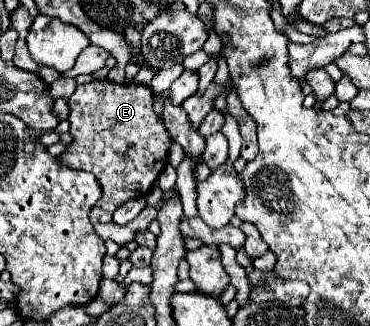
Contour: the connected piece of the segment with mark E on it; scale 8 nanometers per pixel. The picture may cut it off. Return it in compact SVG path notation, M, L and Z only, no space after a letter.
M92 80L88 84L76 86L76 92L68 100L70 114L70 134L74 140L68 144L68 148L56 156L56 160L66 166L66 168L76 168L76 170L88 170L96 174L96 178L104 186L102 198L96 202L96 208L90 210L90 222L112 222L112 214L118 206L122 206L130 198L142 198L146 196L154 182L158 180L160 172L166 166L168 158L168 148L170 148L170 136L164 128L164 124L156 118L152 112L152 90L142 84L114 84L108 80Z

